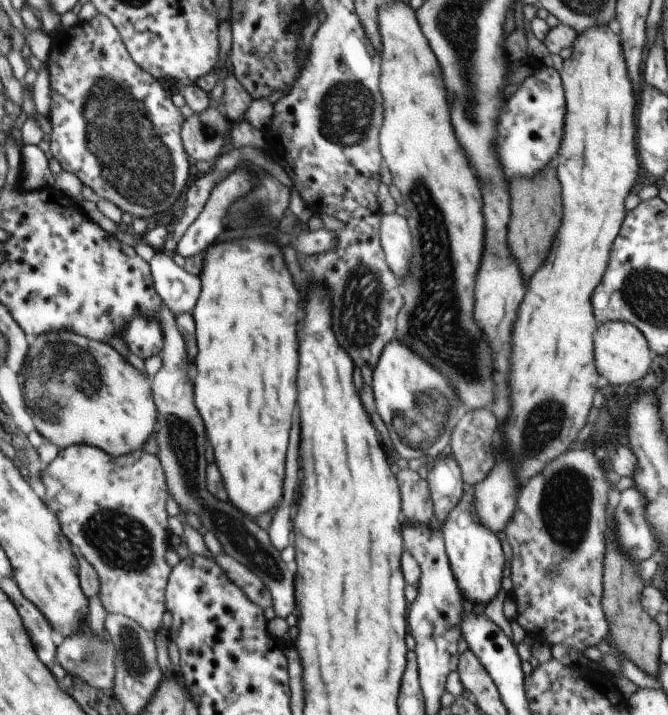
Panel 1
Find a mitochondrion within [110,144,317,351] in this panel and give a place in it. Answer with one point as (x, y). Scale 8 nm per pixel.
(260, 211)

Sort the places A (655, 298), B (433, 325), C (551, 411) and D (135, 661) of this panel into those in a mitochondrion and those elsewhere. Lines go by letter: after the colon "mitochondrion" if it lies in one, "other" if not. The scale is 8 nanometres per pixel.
A: mitochondrion
B: mitochondrion
C: mitochondrion
D: mitochondrion

